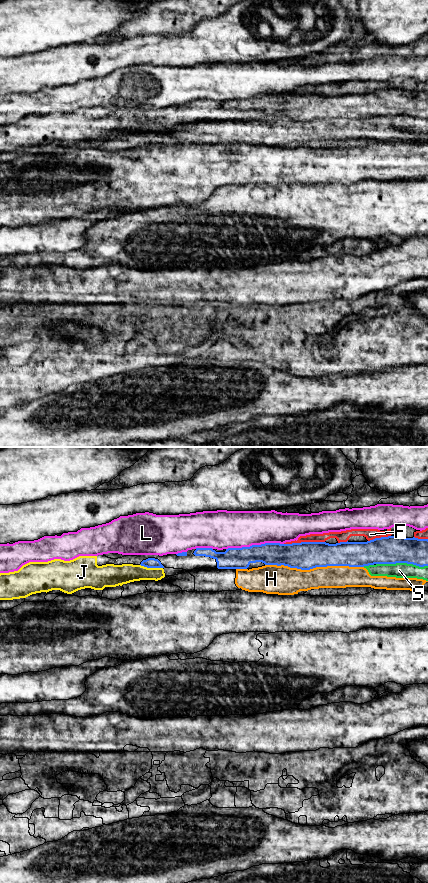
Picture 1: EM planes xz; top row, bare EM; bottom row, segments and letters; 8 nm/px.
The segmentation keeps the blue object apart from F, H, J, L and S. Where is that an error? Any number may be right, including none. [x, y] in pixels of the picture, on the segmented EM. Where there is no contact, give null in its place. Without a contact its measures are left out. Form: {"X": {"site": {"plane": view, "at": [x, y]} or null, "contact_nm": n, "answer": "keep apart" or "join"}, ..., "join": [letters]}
{"F": {"site": {"plane": "xz", "at": [304, 542]}, "contact_nm": 320, "answer": "keep apart"}, "H": {"site": {"plane": "xz", "at": [314, 567]}, "contact_nm": 800, "answer": "keep apart"}, "J": {"site": {"plane": "xz", "at": [151, 567]}, "contact_nm": 190, "answer": "join"}, "L": {"site": {"plane": "xz", "at": [254, 545]}, "contact_nm": 460, "answer": "keep apart"}, "S": {"site": {"plane": "xz", "at": [402, 562]}, "contact_nm": 420, "answer": "keep apart"}, "join": ["J"]}

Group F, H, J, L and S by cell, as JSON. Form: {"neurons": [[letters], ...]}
{"neurons": [["F"], ["H", "S"], ["J"], ["L"]]}

